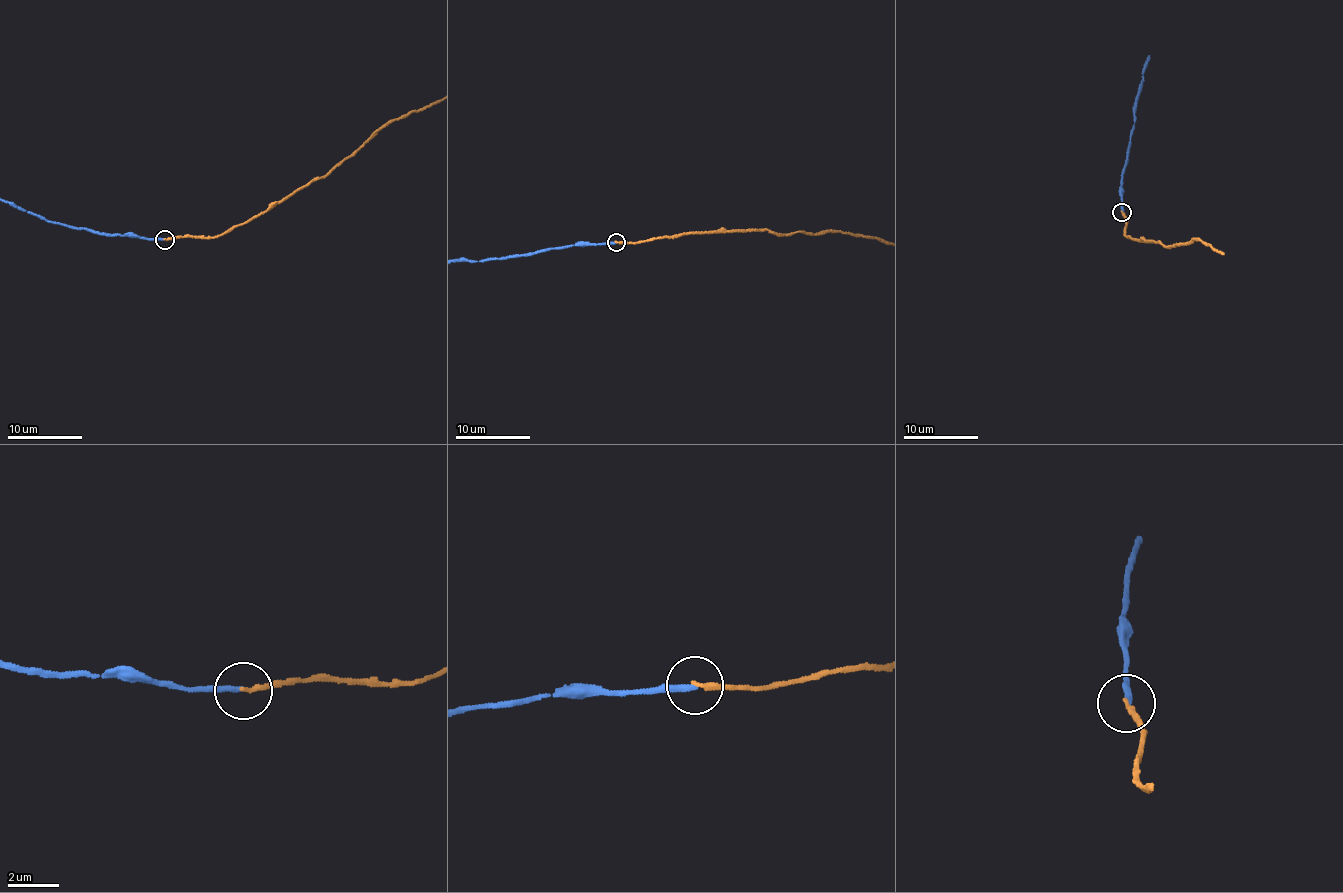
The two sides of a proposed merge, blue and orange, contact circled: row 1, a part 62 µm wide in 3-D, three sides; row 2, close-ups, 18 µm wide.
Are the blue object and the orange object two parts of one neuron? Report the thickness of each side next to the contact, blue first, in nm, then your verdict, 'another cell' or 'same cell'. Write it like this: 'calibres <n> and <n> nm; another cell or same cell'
calibres 220 and 200 nm; same cell

